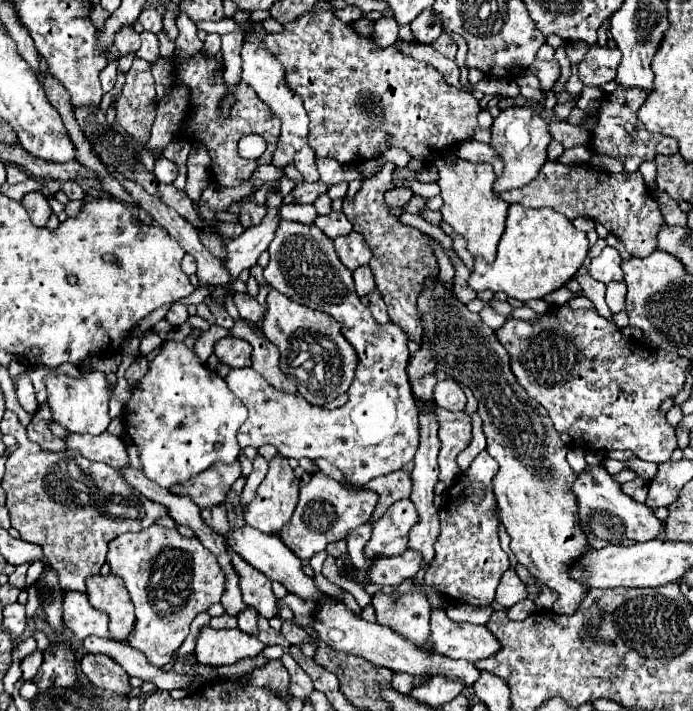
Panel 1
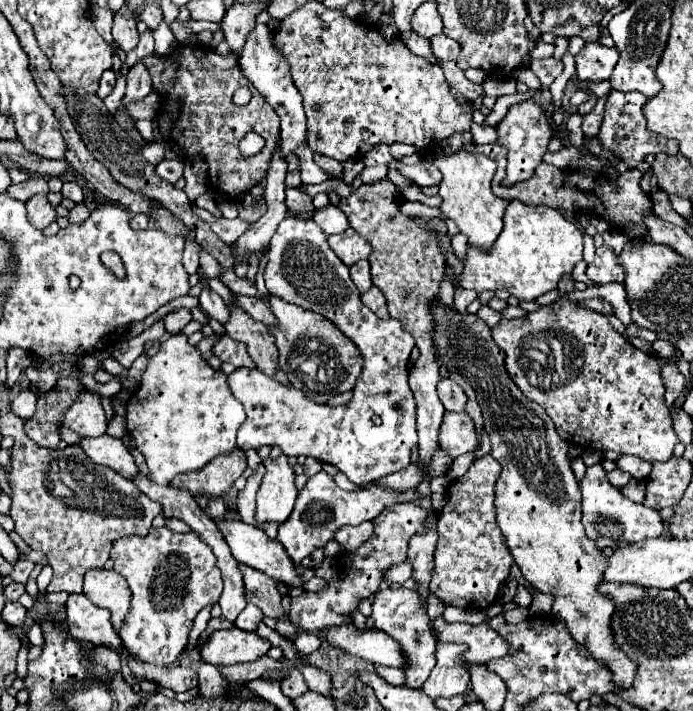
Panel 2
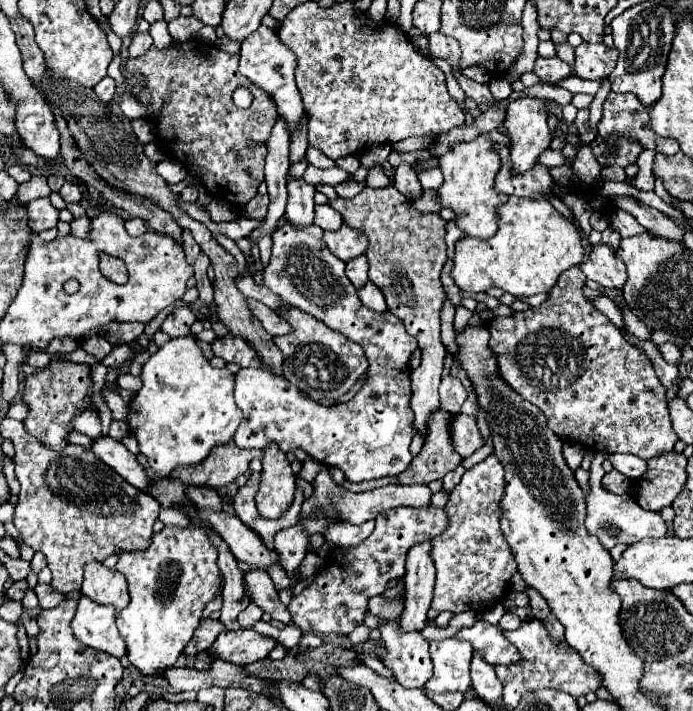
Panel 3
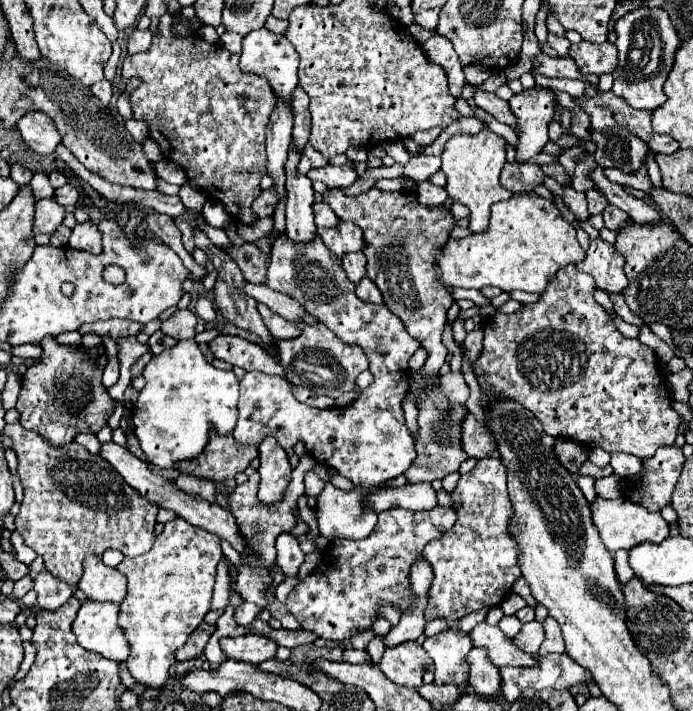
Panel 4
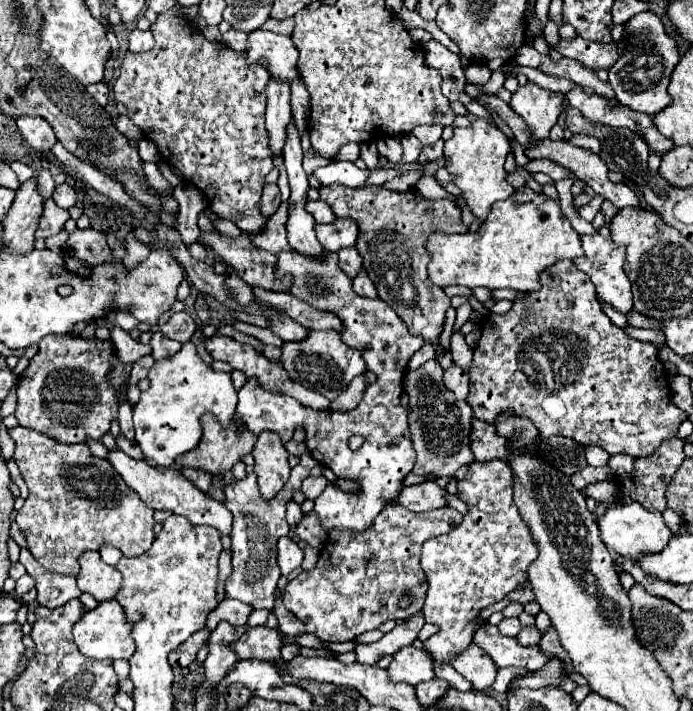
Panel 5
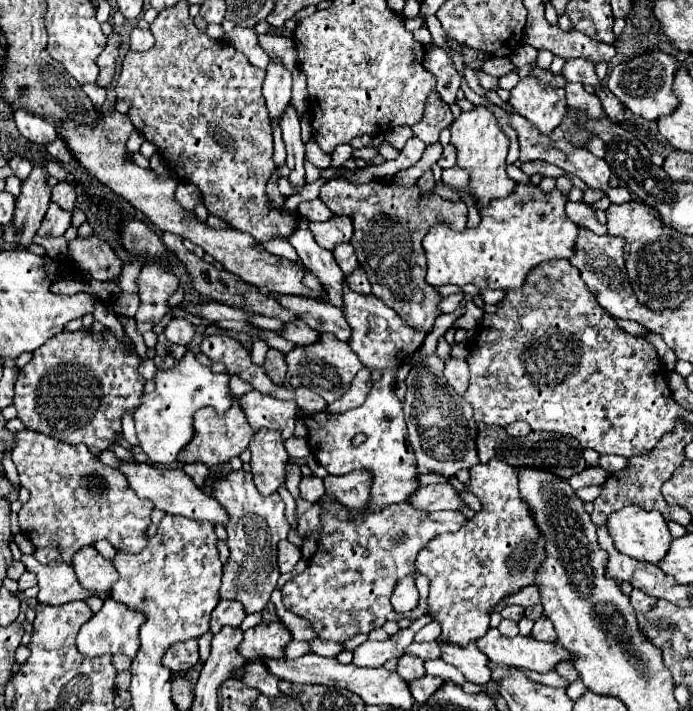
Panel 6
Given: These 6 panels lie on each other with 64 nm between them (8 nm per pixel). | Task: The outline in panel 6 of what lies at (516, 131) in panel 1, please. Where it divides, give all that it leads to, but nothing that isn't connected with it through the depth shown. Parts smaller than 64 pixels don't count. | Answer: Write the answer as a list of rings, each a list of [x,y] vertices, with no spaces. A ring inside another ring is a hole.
[[[522,78],[512,90],[508,104],[524,116],[540,134],[550,134],[566,114],[564,90],[554,90],[552,86],[542,86],[536,78]]]

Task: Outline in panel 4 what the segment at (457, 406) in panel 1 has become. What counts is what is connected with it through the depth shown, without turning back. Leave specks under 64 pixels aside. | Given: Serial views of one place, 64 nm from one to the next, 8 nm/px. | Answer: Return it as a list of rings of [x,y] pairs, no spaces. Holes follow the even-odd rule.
[[[450,372],[446,376],[440,376],[440,388],[442,388],[444,396],[448,396],[448,400],[452,400],[452,404],[464,404],[470,396],[470,390],[464,382],[462,372]]]

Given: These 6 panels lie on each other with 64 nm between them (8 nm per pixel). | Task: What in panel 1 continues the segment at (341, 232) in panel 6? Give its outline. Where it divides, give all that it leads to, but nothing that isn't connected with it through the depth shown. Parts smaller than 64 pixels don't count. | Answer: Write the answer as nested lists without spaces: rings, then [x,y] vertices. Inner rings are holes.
[[[350,232],[348,236],[336,238],[334,248],[336,248],[336,254],[338,254],[340,262],[350,272],[354,272],[360,266],[370,264],[370,260],[372,260],[372,252],[370,252],[368,244],[364,242],[364,238],[358,232]]]

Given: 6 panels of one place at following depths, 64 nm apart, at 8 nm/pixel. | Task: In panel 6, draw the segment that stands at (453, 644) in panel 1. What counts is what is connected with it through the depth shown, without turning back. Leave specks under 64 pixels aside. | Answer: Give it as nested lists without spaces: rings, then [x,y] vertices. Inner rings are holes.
[[[488,628],[488,632],[476,640],[476,646],[494,664],[528,668],[534,672],[550,672],[558,662],[572,660],[572,656],[560,644],[538,642],[532,636],[508,638],[502,636],[498,628]]]

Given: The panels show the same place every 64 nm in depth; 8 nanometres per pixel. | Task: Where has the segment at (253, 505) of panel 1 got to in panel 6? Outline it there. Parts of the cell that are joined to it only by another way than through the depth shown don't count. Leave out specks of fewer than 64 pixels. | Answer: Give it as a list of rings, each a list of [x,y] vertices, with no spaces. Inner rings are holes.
[[[258,430],[250,442],[252,474],[260,494],[270,496],[286,482],[288,454],[284,440],[274,430]]]

